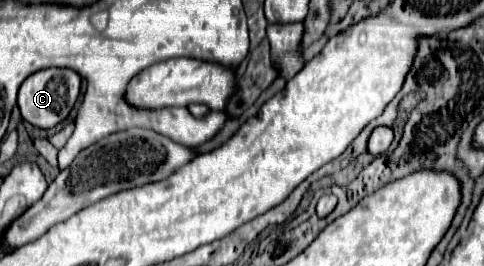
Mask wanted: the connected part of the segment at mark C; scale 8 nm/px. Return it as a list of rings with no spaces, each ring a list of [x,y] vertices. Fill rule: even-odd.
[[[44,69],[32,73],[18,91],[18,107],[22,117],[36,127],[54,127],[64,121],[80,93],[80,75],[72,69]]]

